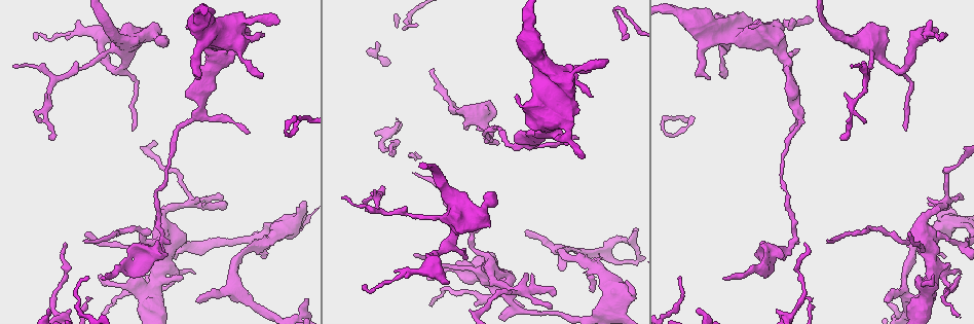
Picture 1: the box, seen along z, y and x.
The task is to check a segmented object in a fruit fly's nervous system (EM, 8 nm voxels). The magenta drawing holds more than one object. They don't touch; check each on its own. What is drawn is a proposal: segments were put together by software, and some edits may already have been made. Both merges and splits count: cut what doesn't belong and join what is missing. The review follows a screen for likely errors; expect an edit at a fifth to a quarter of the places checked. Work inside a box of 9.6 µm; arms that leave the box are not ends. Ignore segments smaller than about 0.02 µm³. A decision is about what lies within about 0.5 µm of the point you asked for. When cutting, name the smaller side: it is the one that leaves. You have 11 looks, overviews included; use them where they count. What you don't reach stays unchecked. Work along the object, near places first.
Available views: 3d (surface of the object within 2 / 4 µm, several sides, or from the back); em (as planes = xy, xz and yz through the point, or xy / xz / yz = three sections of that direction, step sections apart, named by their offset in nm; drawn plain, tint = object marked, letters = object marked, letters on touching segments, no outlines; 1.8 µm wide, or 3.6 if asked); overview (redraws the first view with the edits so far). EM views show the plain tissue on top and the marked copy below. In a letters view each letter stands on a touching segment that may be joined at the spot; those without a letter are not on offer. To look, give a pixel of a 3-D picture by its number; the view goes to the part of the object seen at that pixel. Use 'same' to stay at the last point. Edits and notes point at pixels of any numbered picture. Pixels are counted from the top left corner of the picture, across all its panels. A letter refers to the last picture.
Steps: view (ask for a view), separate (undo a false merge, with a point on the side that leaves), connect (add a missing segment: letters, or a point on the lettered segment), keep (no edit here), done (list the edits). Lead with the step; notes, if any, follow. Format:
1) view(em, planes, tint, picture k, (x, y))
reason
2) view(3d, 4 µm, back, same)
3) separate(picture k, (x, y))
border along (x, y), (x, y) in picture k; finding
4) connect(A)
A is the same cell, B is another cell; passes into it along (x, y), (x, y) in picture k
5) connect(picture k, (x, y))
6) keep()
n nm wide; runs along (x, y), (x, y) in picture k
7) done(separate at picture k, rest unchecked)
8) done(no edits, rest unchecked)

view(3d, 2 µm, picture 1, (15, 67))
thin end

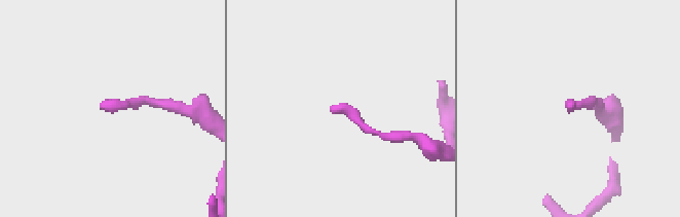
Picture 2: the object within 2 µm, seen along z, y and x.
view(em, yz, step 8, tint, picture 2, (332, 106))

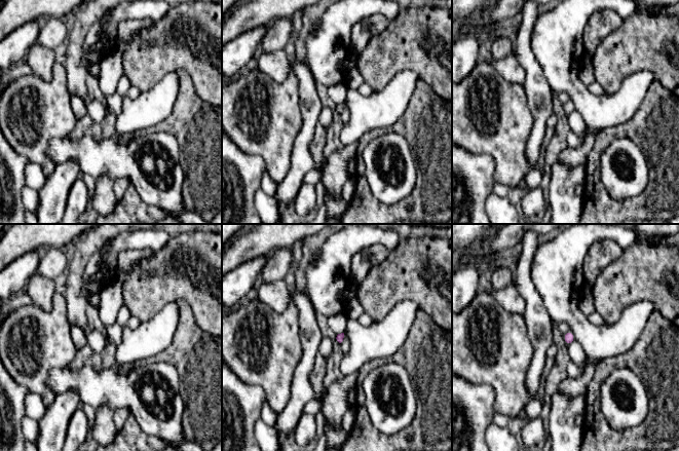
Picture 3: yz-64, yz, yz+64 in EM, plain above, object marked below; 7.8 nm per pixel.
view(em, planes, letters, same)
another direction

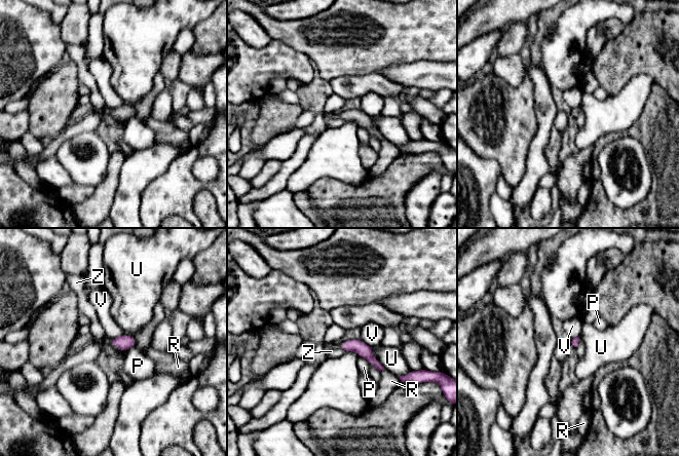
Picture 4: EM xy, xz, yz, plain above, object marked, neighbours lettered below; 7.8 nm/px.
keep()
P touches over 120 nm; P, R, U, V and Z are other cells; no lettered segment goes on from it

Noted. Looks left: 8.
view(em, planes, letters, picture 1, (606, 63))
free end

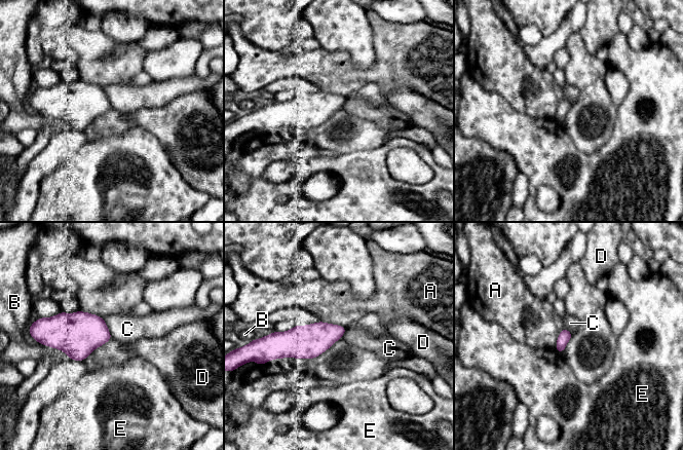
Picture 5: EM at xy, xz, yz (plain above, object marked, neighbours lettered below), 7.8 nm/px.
keep()
A touches over 220 nm; A, B, C, D and E are other cells; border along (103, 317), (112, 336) in picture 5; none of them fits

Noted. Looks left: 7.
view(em, xy, step 16, letters, picture 1, (132, 130))
thin end

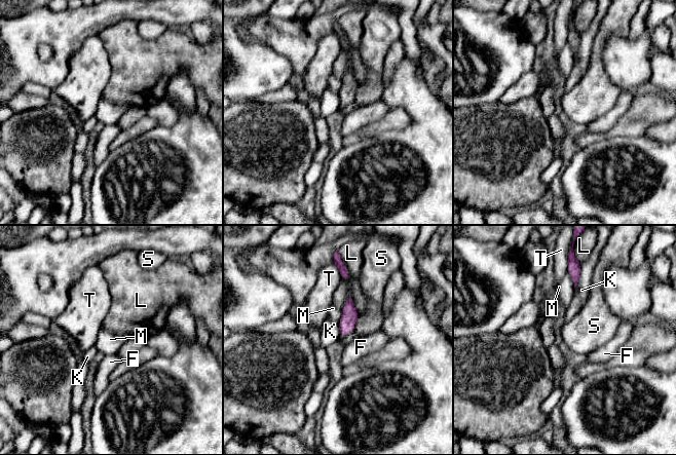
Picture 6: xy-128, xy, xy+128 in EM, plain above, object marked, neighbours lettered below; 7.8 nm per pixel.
view(em, planes, letters, same)
another direction

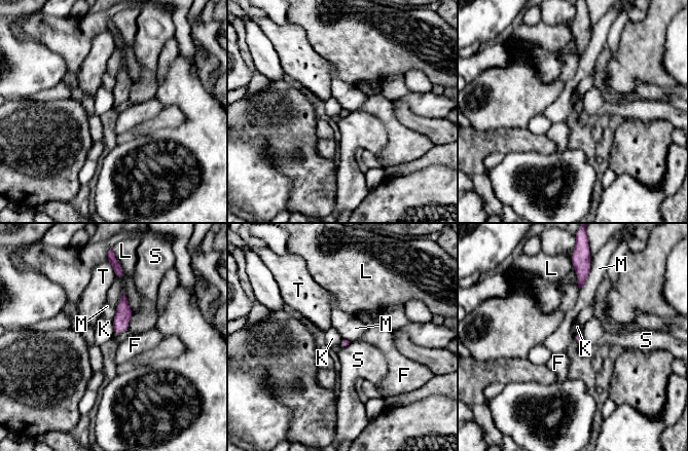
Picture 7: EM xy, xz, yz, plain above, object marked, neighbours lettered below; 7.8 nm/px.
keep()
F, K, L, M, S and T are other cells; no lettered segment goes on from it

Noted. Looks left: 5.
view(em, xy, step 16, tint, picture 1, (394, 151))
tapers out

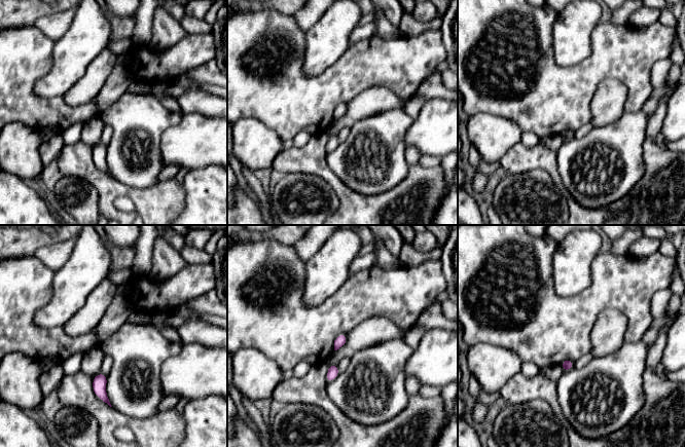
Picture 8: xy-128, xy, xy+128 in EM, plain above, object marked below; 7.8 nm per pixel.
view(em, xz, step 8, letters, same)

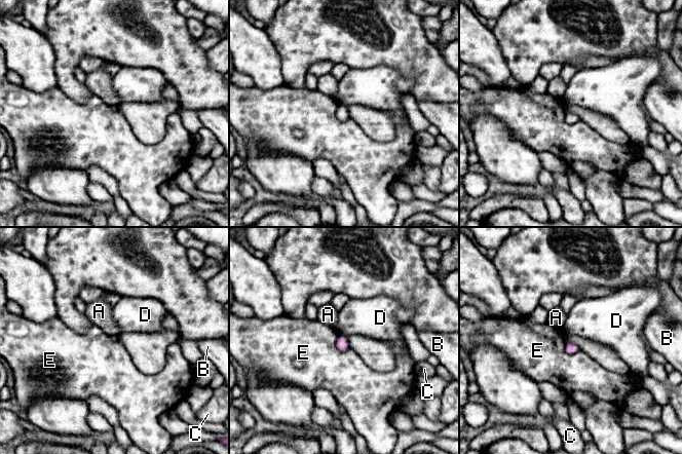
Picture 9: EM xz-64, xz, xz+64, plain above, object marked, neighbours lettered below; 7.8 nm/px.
keep()
A, B, C, D and E are other cells; border along (338, 335), (336, 346), (345, 350) in picture 9; none of them fits

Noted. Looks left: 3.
view(3d, 4 µm, picture 1, (561, 267))
free end

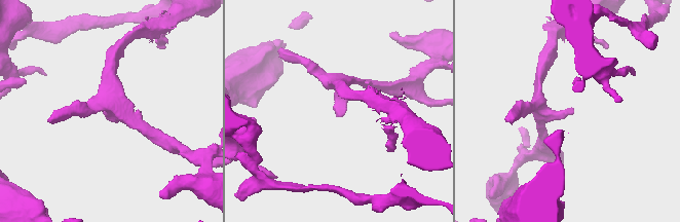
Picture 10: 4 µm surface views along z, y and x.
view(em, planes, letters, picture 10, (106, 112))
now the EM

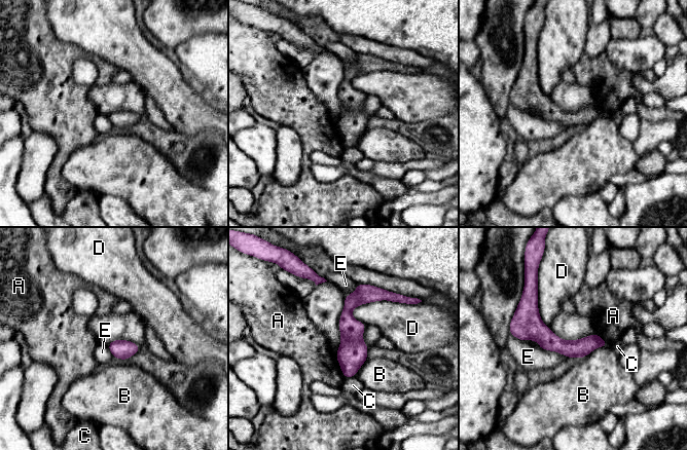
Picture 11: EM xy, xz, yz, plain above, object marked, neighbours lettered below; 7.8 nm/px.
keep()
D touches over 420 nm; A, B, C, D and E are other cells; runs along (513, 331), (538, 331), (558, 345), (604, 343) in picture 11; no lettered segment goes on from it

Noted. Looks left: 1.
done(no edits, rest unchecked)

